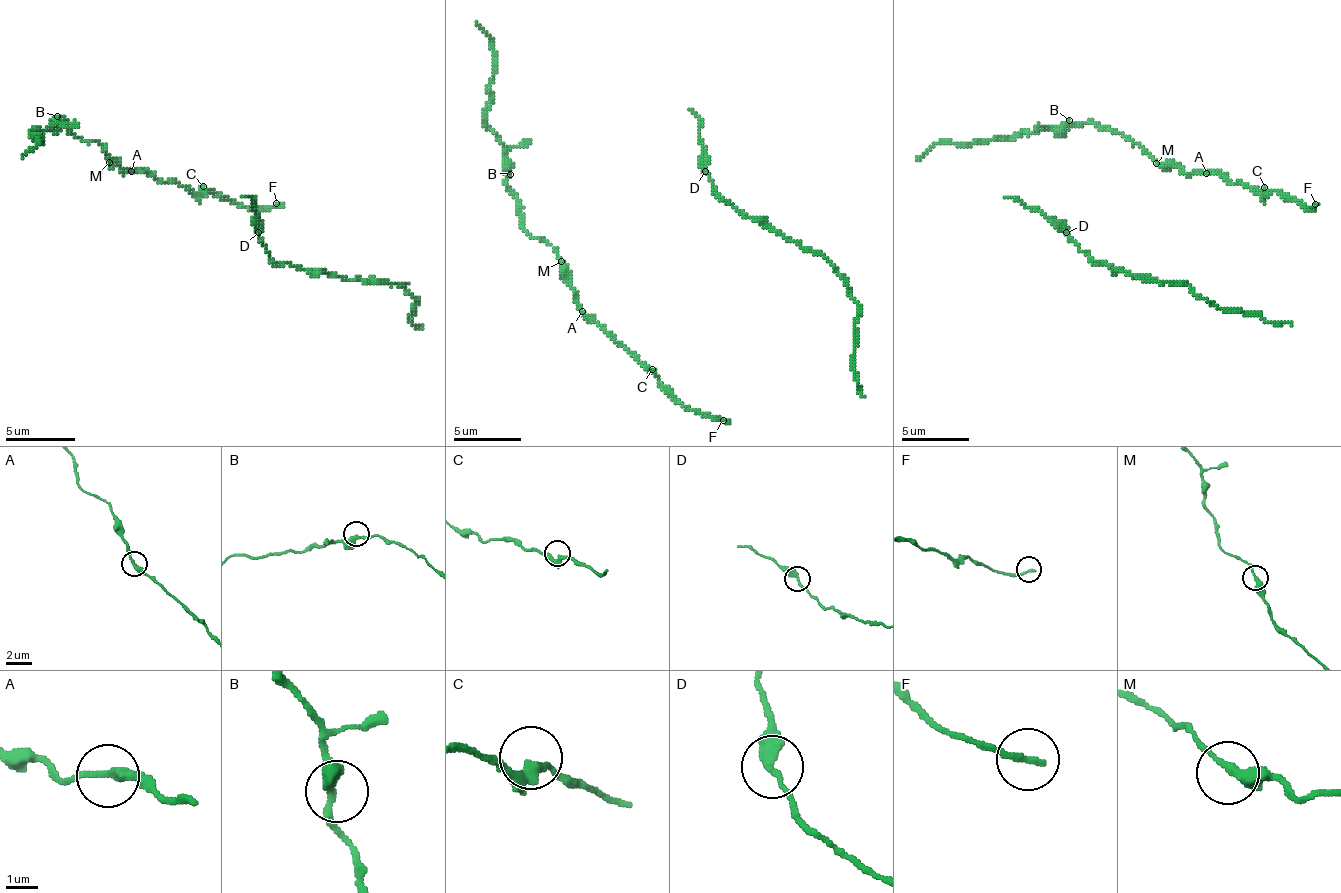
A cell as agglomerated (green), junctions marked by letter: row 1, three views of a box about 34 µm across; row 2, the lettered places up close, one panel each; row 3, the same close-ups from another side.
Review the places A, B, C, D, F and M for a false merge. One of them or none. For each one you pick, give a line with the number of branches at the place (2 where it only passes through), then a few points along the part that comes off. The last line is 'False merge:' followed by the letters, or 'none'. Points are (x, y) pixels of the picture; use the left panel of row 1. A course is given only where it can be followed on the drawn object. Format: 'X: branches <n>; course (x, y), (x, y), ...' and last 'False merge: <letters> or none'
False merge: none

